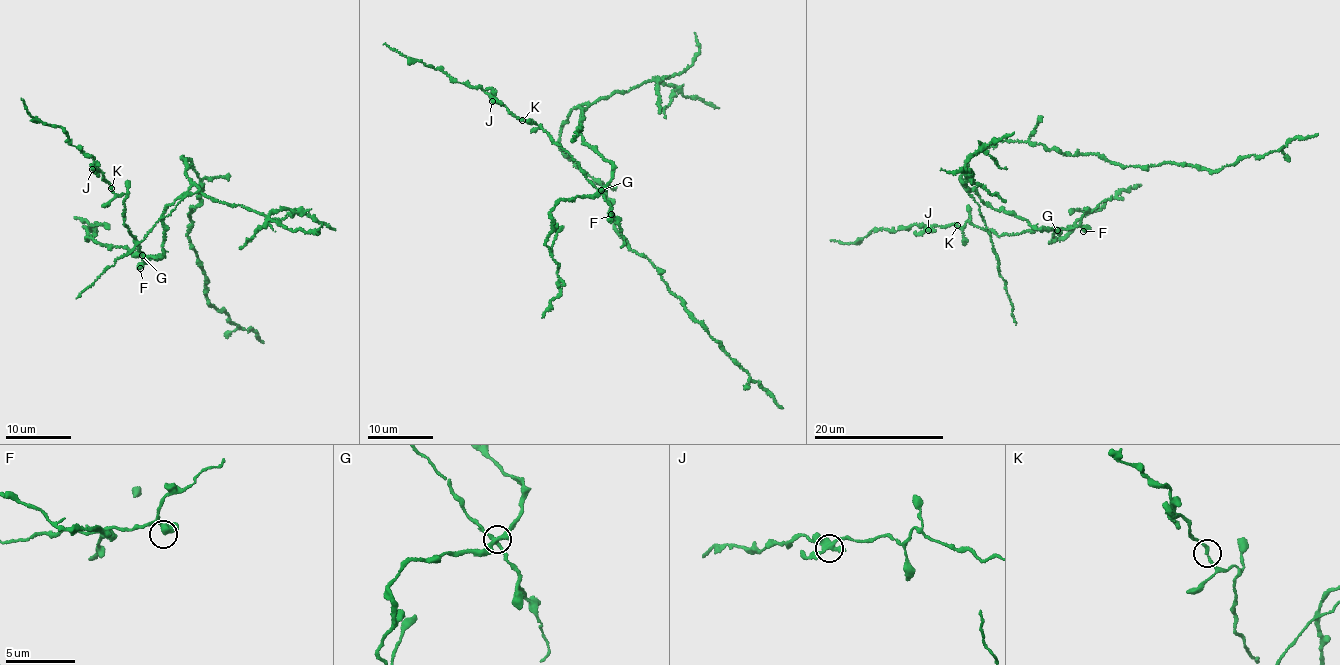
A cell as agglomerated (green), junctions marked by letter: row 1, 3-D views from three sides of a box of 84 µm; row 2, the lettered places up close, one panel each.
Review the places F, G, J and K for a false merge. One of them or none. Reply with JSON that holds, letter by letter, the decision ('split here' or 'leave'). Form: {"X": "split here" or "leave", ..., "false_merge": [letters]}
{"F": "leave", "G": "split here", "J": "leave", "K": "leave", "false_merge": ["G"]}

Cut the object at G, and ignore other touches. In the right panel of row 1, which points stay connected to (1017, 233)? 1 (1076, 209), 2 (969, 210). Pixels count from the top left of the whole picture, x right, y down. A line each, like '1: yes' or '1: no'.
1: no
2: yes

